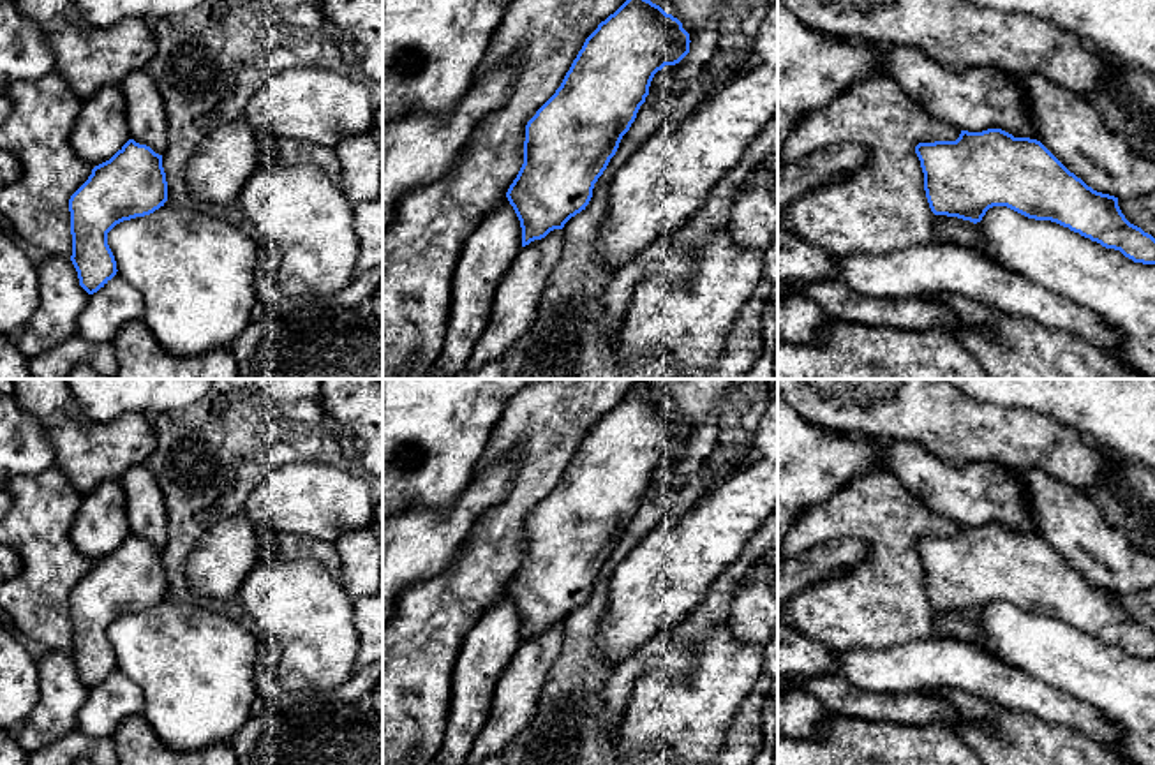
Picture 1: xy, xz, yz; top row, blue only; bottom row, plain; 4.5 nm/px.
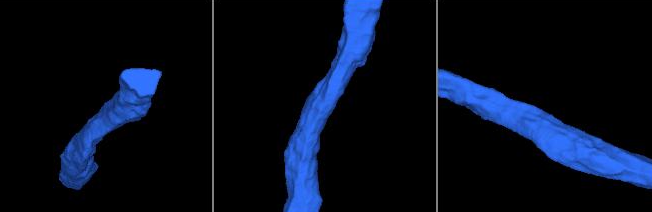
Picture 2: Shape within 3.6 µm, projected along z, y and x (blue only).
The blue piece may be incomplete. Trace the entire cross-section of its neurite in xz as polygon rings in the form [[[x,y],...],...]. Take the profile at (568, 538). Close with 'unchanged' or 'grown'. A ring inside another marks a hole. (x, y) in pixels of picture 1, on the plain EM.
[[[633,388],[598,420],[566,467],[555,488],[525,520],[524,559],[501,598],[467,633],[451,677],[451,702],[443,742],[432,765],[462,765],[488,719],[497,679],[513,654],[534,635],[585,605],[598,573],[630,525],[658,465],[689,448],[689,428],[659,400]]] | grown

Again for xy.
[[[116,479],[95,486],[81,501],[71,538],[93,564],[88,575],[71,590],[71,656],[78,666],[79,680],[93,689],[116,670],[116,656],[108,640],[108,628],[120,617],[145,612],[168,596],[168,576],[162,550],[129,531],[123,508],[123,490]]] | grown

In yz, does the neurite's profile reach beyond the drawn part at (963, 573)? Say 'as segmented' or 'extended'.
extended

